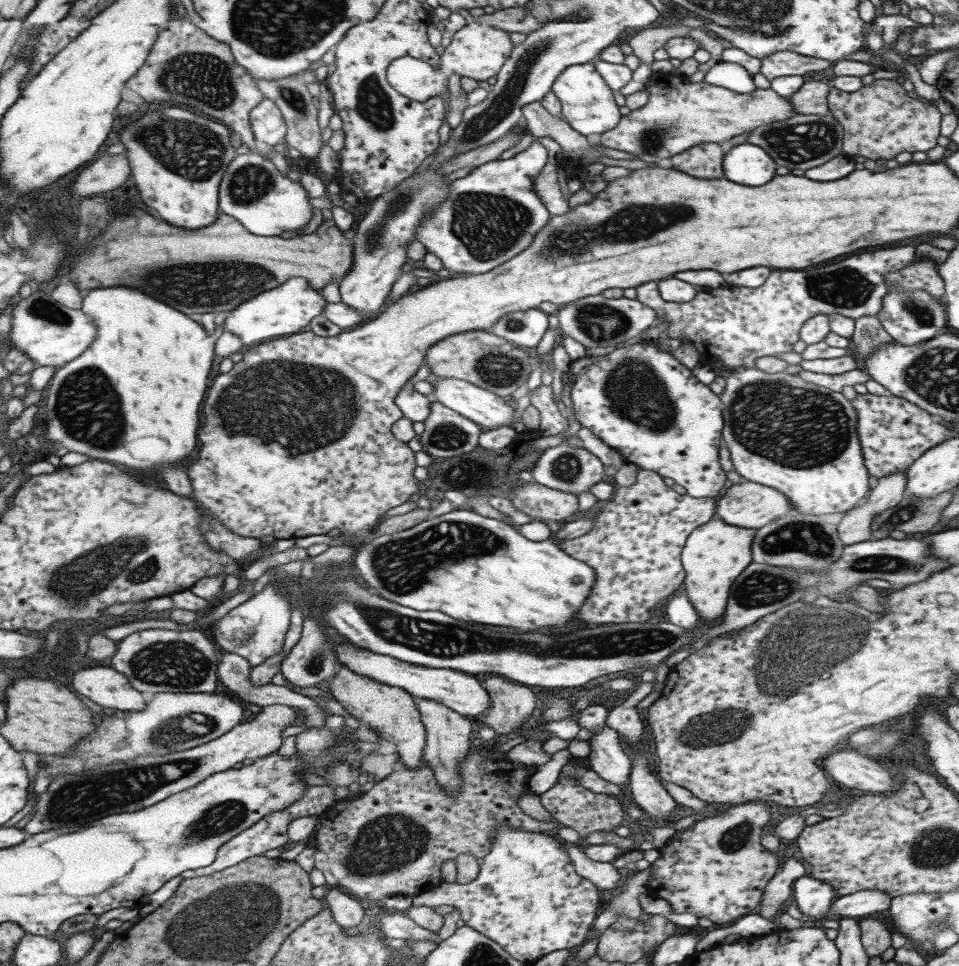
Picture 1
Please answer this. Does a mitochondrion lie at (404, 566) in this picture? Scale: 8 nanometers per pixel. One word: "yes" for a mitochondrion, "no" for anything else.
yes

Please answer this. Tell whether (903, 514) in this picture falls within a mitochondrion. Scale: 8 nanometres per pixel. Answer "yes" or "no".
yes

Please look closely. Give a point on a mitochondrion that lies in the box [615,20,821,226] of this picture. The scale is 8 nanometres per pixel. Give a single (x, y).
(654, 137)

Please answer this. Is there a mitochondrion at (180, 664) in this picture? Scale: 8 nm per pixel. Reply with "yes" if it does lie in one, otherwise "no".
yes

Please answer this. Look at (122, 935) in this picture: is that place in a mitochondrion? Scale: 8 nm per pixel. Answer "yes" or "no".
no

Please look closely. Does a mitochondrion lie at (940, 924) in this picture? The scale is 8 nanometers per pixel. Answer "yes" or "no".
yes

